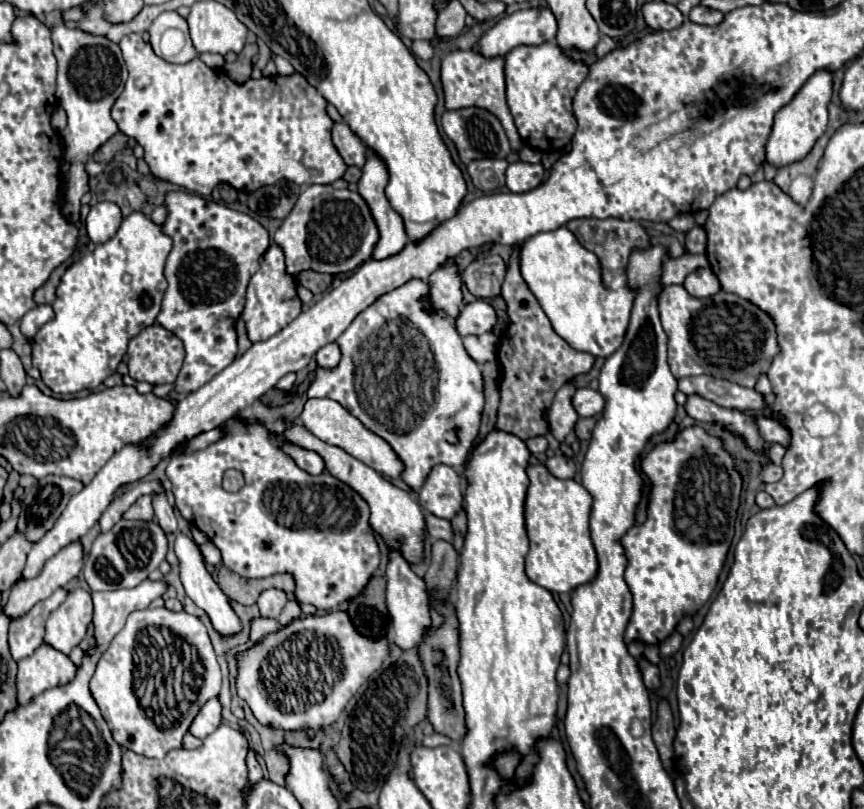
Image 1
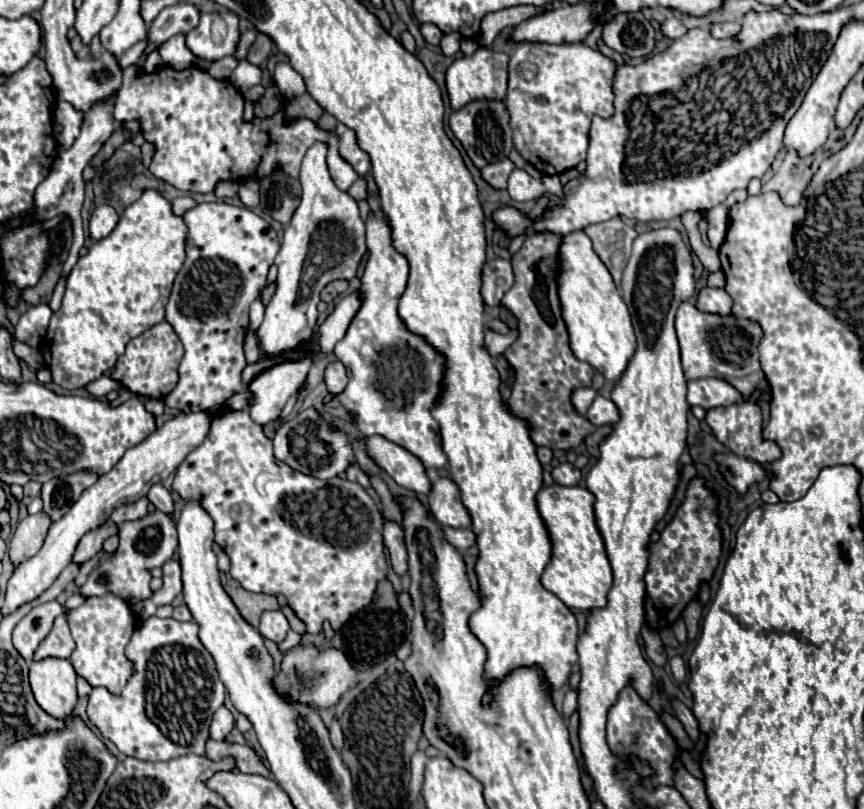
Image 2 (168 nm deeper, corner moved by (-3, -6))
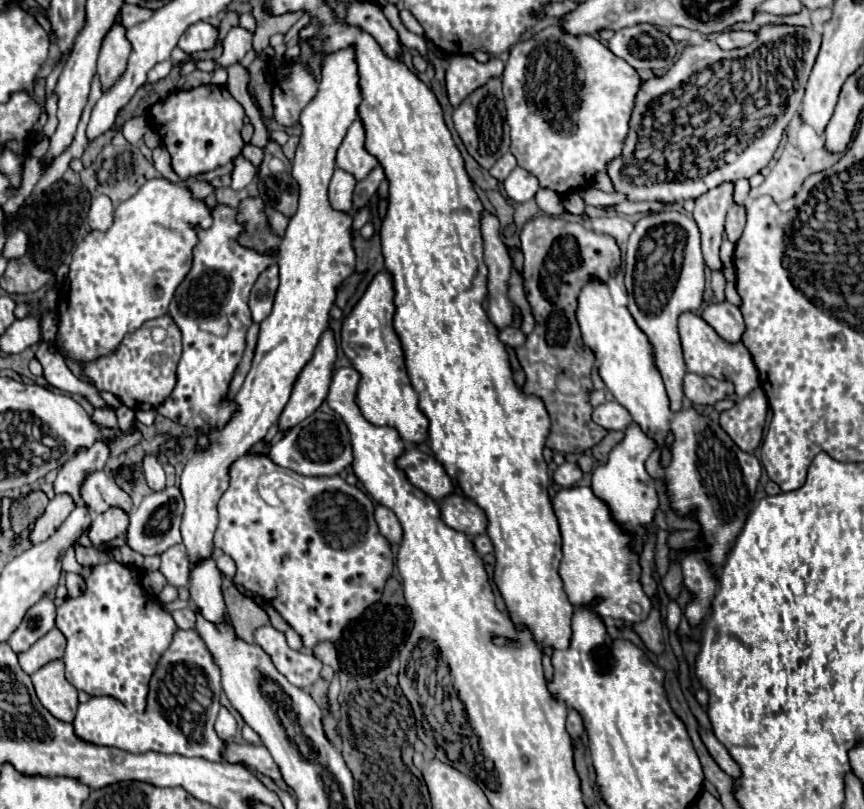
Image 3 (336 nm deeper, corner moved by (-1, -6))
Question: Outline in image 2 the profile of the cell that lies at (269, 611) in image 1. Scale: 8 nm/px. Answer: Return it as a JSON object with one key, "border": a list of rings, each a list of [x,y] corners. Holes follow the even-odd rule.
{"border":[[[271,610],[271,612],[263,612],[261,616],[261,626],[259,632],[261,636],[273,640],[273,642],[281,642],[285,638],[289,630],[289,622],[285,618],[285,614],[281,610]]]}

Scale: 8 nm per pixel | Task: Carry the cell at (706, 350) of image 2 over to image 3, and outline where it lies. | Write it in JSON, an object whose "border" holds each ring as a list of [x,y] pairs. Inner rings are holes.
{"border":[[[693,312],[681,314],[679,334],[681,334],[685,364],[687,364],[689,372],[695,372],[699,376],[713,376],[713,378],[719,378],[719,380],[733,380],[735,392],[741,398],[749,396],[759,386],[757,368],[753,364],[753,358],[749,356],[749,350],[741,342],[729,344],[729,342],[721,340],[717,336],[717,332],[713,332],[713,328],[701,316],[697,316]]]}

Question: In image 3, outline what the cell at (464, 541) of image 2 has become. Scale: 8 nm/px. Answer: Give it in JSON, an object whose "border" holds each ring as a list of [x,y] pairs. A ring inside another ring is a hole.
{"border":[[[487,534],[475,536],[475,538],[473,538],[473,544],[475,544],[475,550],[477,550],[479,554],[491,554],[491,552],[493,552],[493,544],[491,544],[491,540],[489,540]]]}

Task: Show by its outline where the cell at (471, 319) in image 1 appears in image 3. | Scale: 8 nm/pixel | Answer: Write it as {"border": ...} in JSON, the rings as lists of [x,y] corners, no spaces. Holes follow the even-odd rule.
{"border":[[[507,326],[507,328],[503,328],[503,330],[499,332],[499,340],[501,340],[503,344],[511,346],[511,348],[519,348],[519,346],[525,342],[525,334],[523,334],[519,328]]]}

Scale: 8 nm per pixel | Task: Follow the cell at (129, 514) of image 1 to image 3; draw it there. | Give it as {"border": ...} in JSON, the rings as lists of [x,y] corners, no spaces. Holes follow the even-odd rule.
{"border":[[[89,472],[85,480],[81,482],[81,500],[83,506],[89,508],[89,512],[105,512],[111,506],[121,506],[125,512],[133,508],[131,496],[115,484],[113,478],[109,478],[107,472]]]}

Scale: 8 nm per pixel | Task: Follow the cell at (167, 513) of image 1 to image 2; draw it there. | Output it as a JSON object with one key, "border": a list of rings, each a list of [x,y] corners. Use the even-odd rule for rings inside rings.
{"border":[[[153,484],[149,494],[147,494],[149,502],[159,510],[159,512],[167,512],[167,514],[173,514],[175,512],[175,504],[173,504],[173,498],[171,498],[171,492],[165,490],[161,484]]]}

